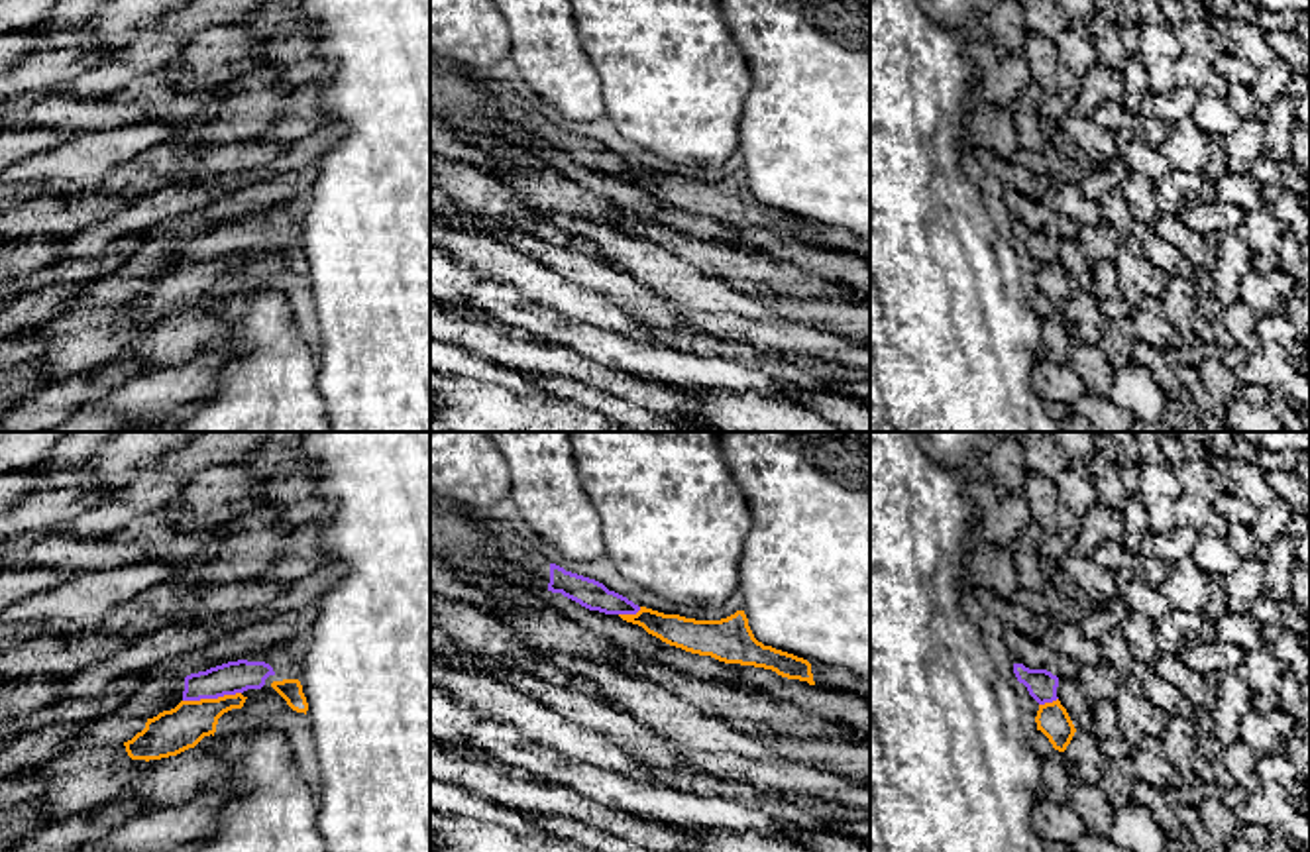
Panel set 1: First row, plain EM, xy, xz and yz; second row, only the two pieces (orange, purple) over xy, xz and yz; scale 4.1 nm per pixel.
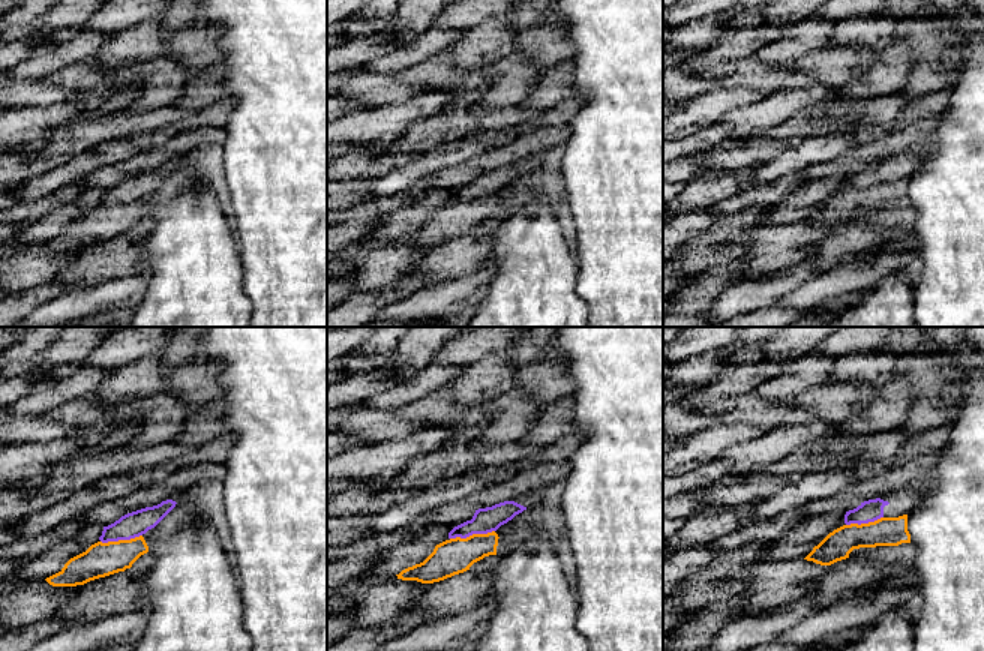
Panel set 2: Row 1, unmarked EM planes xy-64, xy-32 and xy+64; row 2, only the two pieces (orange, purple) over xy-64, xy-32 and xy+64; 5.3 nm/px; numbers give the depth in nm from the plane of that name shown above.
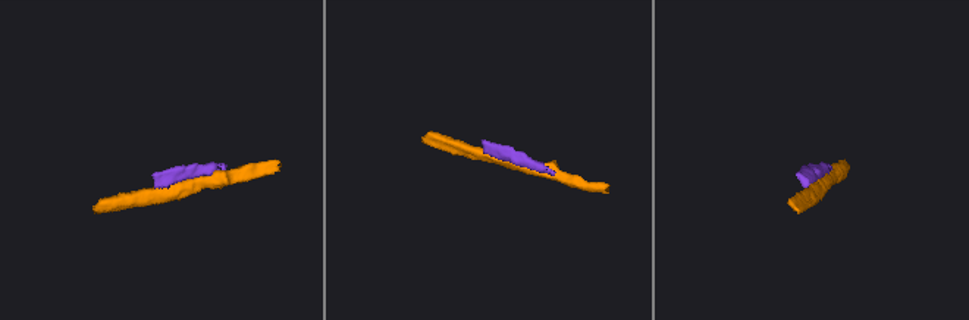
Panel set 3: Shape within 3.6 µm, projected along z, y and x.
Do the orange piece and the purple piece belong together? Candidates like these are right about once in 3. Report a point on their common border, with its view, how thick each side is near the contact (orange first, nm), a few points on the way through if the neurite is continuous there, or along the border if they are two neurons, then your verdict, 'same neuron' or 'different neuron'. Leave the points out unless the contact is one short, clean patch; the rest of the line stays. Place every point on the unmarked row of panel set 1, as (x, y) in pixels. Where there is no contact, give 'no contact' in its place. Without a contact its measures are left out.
contact xy (211, 260); calibres 180 and 130 nm; different neuron

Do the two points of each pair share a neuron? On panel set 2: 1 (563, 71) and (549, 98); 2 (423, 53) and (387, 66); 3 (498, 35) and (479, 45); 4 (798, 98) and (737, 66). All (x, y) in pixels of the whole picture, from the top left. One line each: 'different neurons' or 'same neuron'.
1: same neuron
2: same neuron
3: same neuron
4: different neurons

